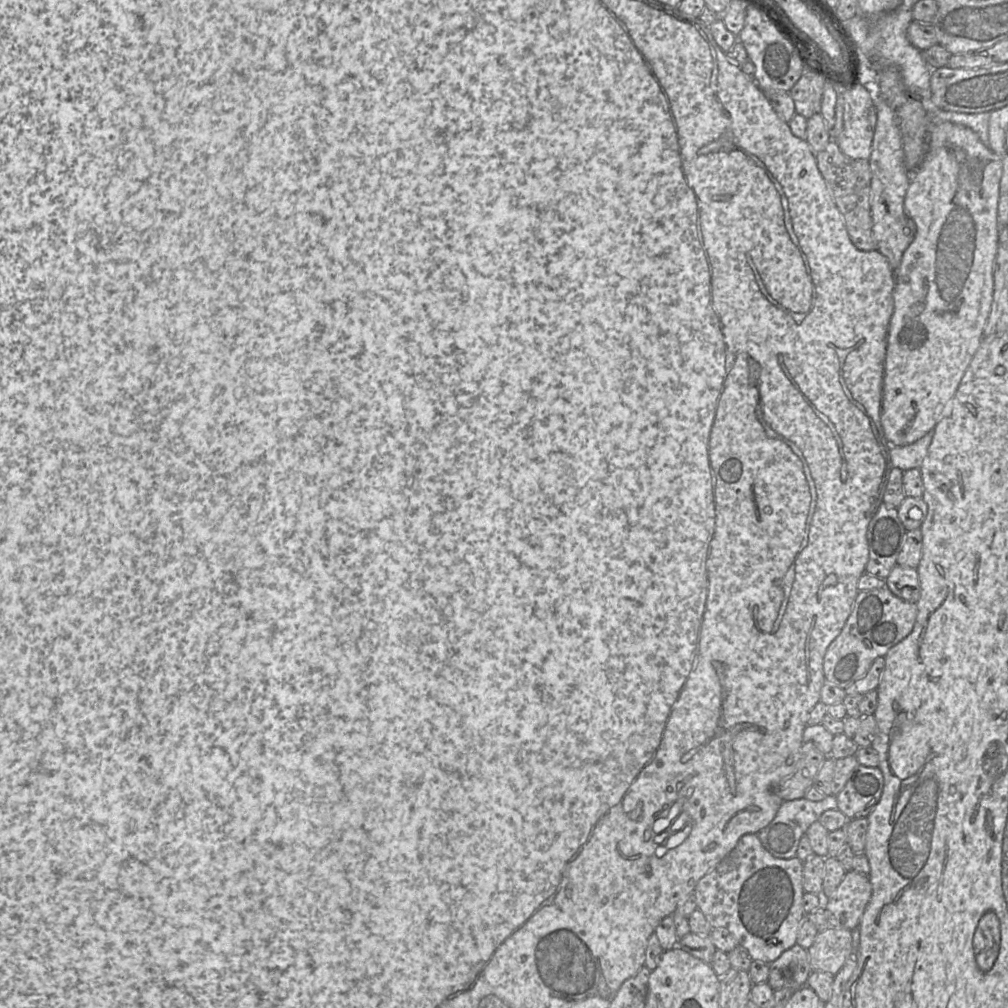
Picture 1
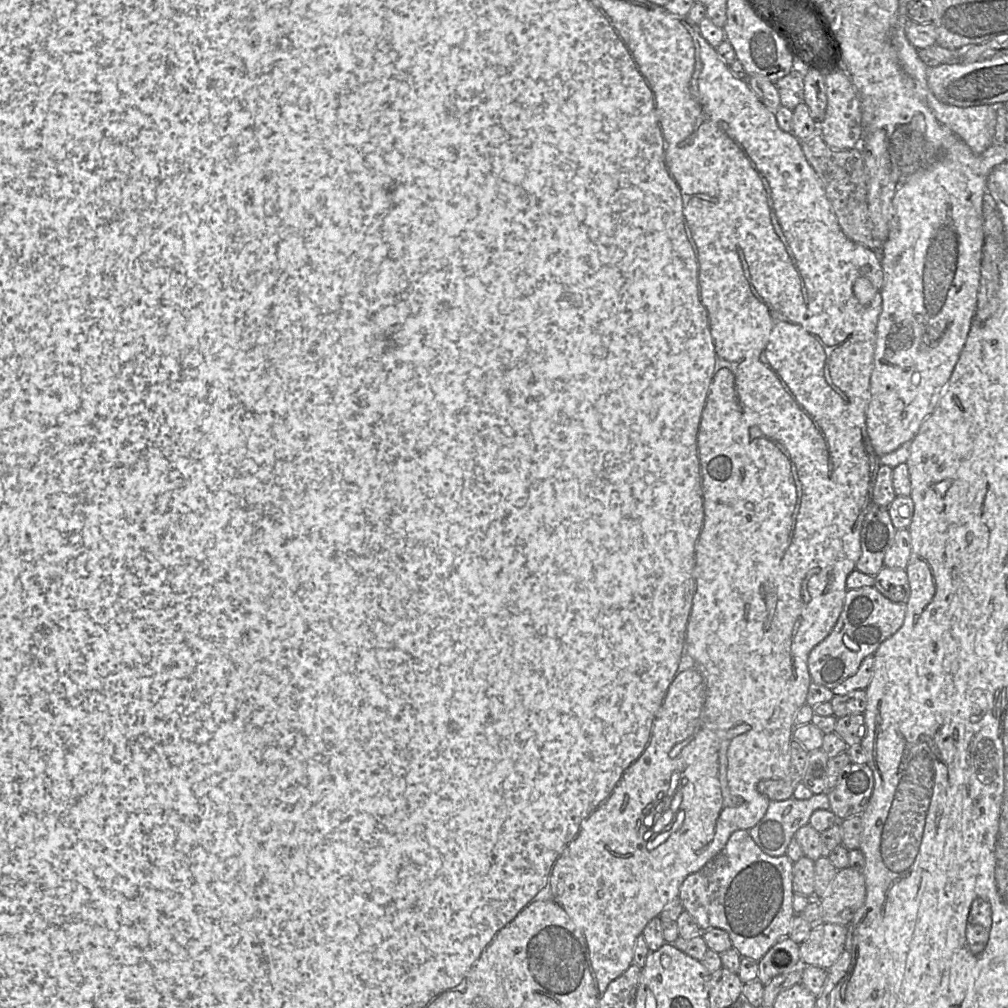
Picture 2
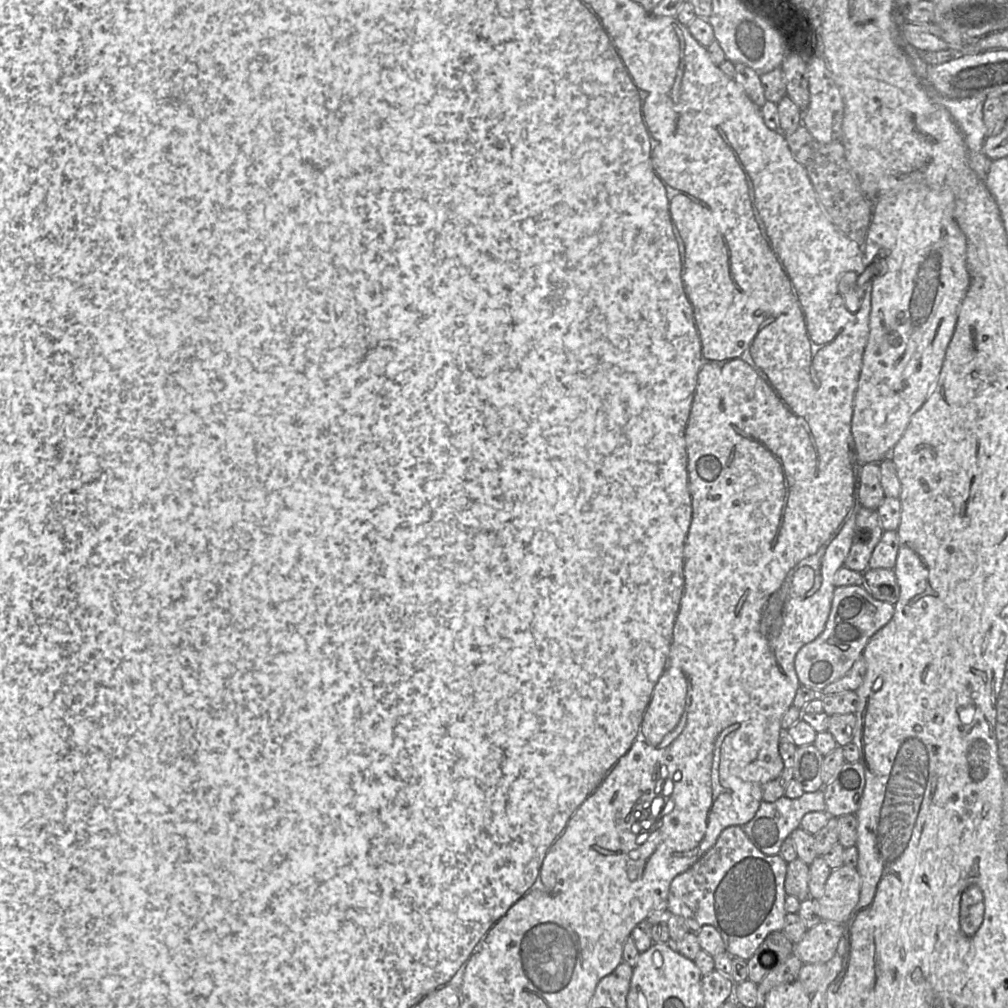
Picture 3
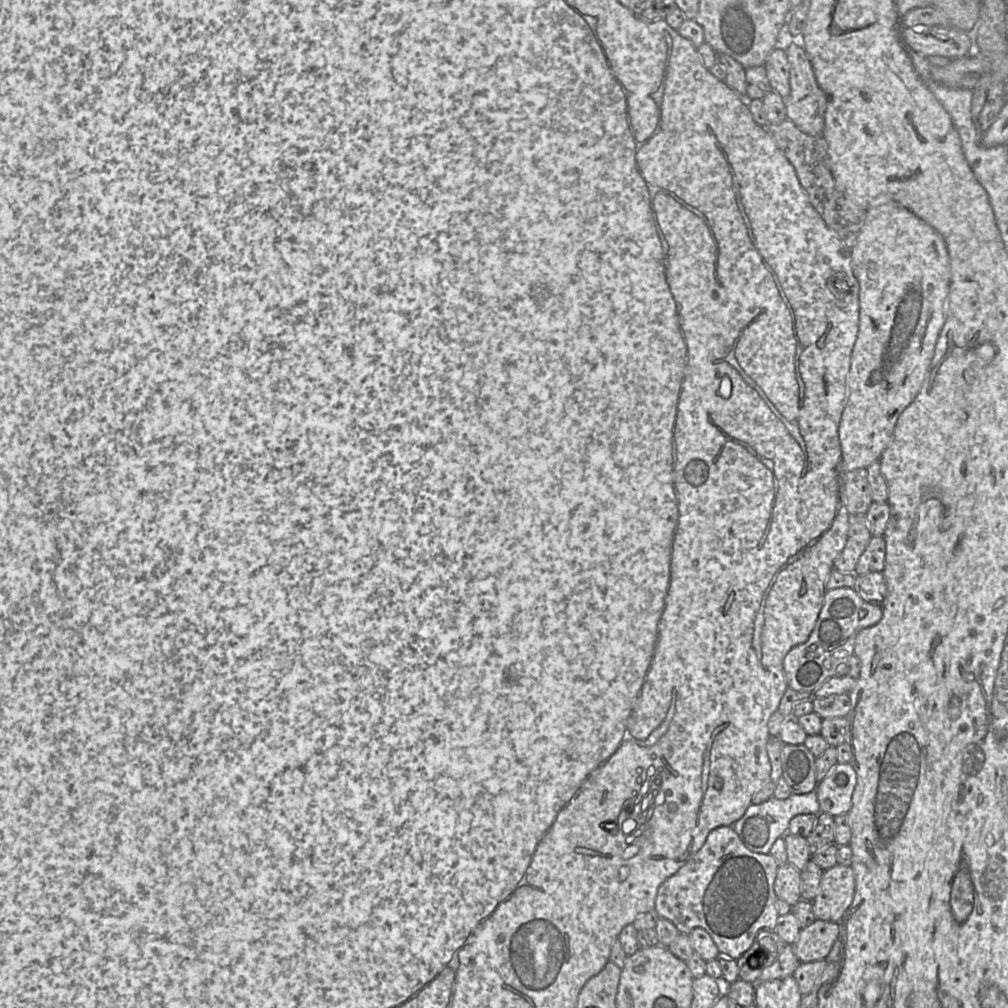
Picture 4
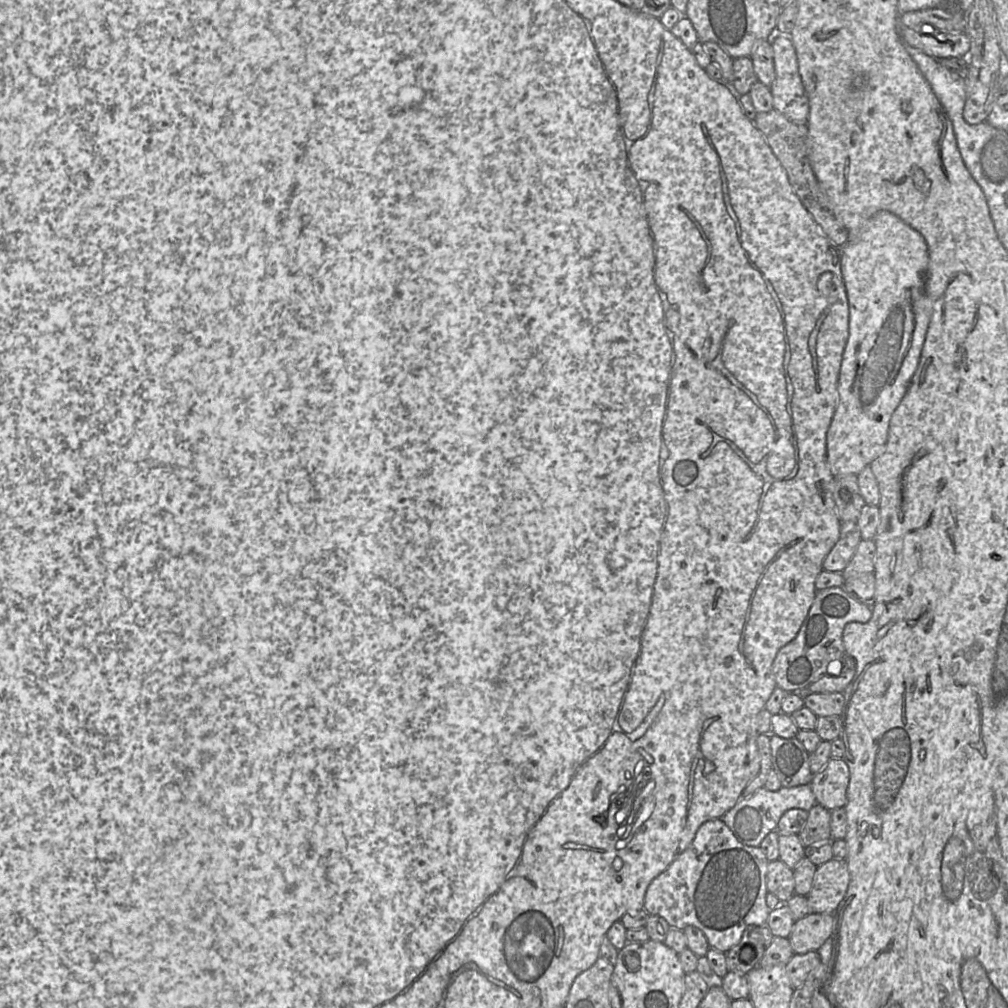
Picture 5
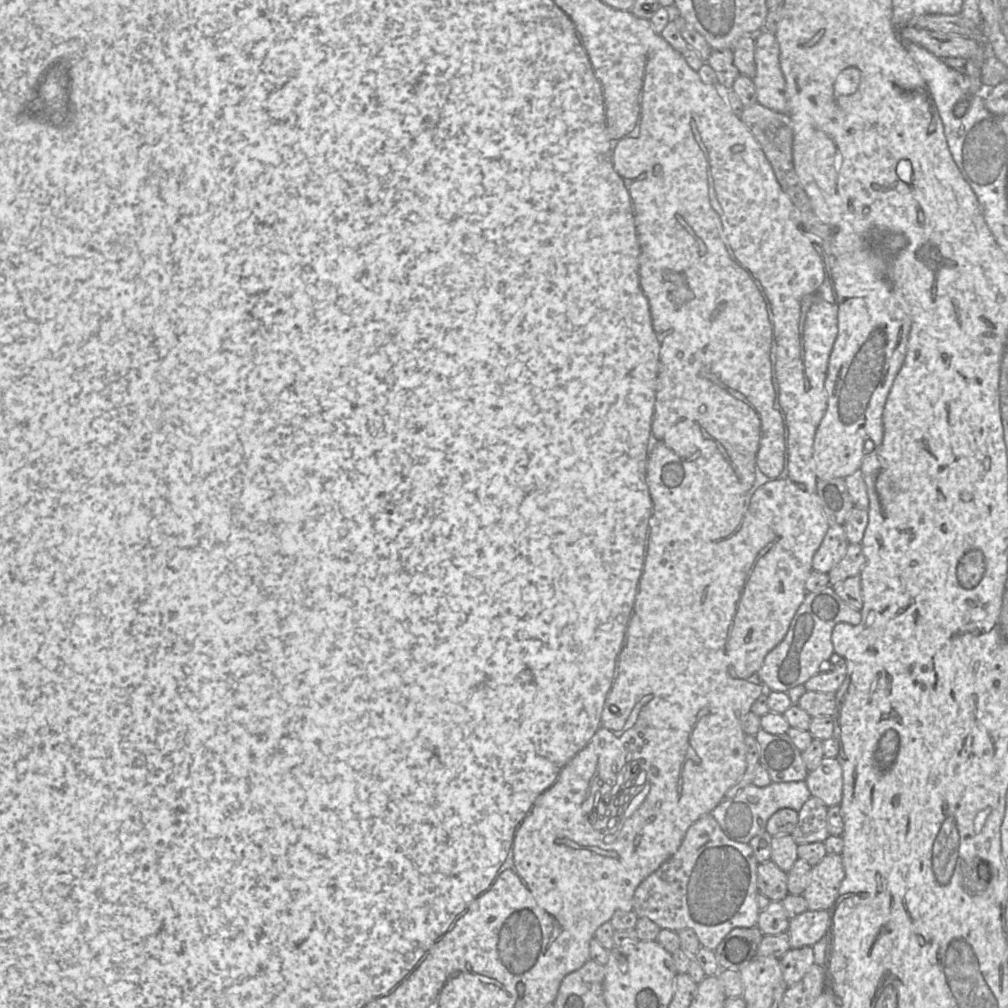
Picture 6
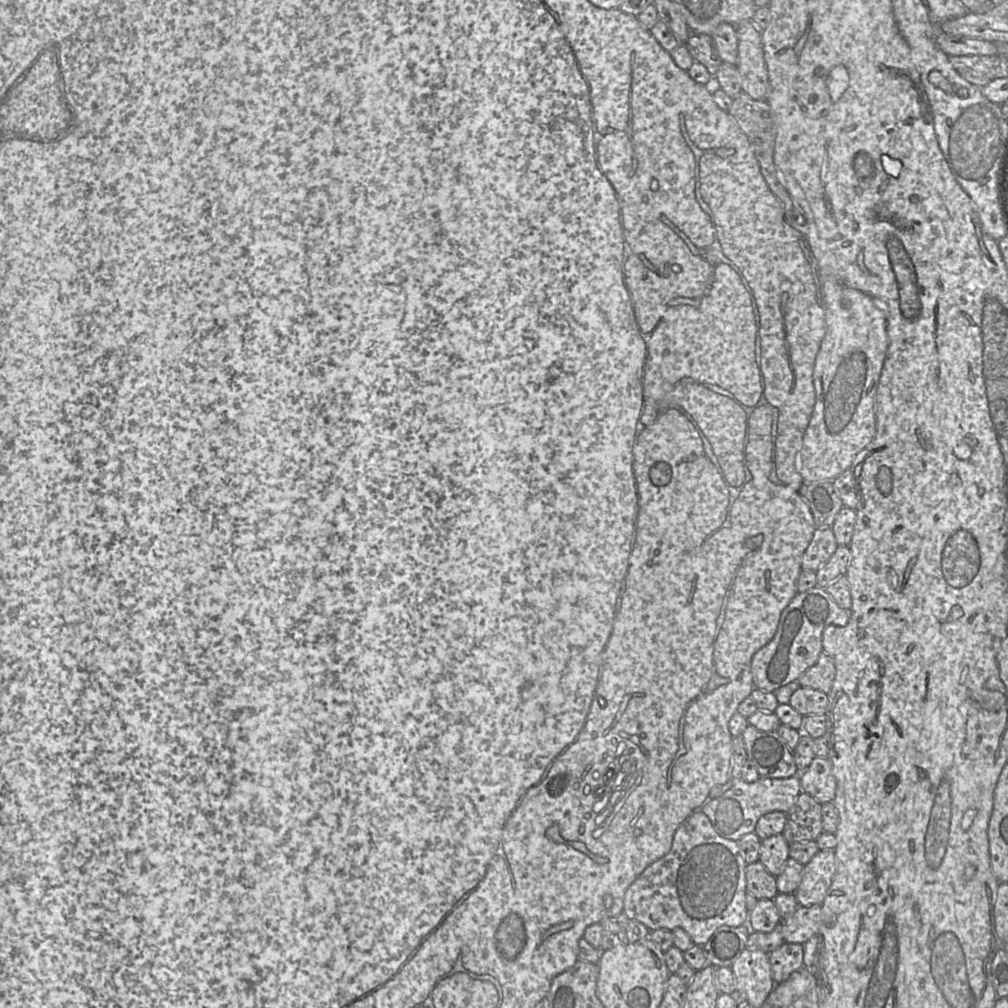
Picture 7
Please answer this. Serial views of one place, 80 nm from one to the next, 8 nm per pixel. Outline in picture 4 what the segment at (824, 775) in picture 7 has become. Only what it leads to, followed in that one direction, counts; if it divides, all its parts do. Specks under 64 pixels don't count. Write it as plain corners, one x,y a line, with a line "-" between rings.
838,762
816,786
821,812
833,817
848,813
856,784
857,774
853,766

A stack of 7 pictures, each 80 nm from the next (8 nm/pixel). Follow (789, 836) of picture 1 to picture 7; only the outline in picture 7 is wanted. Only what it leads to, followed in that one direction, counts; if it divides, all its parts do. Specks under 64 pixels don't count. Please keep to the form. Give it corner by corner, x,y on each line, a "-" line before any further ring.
799,775
778,779
760,777
752,783
734,777
711,792
710,798
701,806
700,811
708,817
720,836
737,842
742,836
755,831
757,821
763,815
775,811
790,814
801,792

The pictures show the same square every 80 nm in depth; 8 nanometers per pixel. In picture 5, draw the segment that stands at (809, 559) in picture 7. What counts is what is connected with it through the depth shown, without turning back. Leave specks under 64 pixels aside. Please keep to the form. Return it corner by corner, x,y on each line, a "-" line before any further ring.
856,521
841,522
840,536
823,561
823,570
843,572
862,541

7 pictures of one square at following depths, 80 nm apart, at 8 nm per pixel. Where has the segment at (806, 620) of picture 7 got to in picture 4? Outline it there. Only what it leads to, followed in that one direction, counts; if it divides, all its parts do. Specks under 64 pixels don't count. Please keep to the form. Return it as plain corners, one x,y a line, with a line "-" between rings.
853,587
827,590
822,609
809,639
805,643
793,647
784,658
783,670
788,687
795,691
814,693
828,679
843,676
848,669
849,659
854,655
854,643
857,633
862,629
877,624
882,619
882,616
881,604
865,601

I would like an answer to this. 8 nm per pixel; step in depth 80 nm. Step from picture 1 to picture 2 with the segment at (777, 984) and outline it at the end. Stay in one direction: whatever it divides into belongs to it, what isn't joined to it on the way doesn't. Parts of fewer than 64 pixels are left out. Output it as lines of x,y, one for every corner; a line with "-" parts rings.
788,937
781,939
758,961
758,967
757,980
764,985
781,974
802,971
799,945

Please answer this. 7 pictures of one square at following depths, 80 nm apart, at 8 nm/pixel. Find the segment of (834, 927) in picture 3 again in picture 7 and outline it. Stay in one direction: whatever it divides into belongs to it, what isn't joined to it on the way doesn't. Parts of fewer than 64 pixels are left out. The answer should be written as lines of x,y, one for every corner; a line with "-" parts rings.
821,905
800,906
783,923
783,938
786,943
804,944
817,936
821,922

